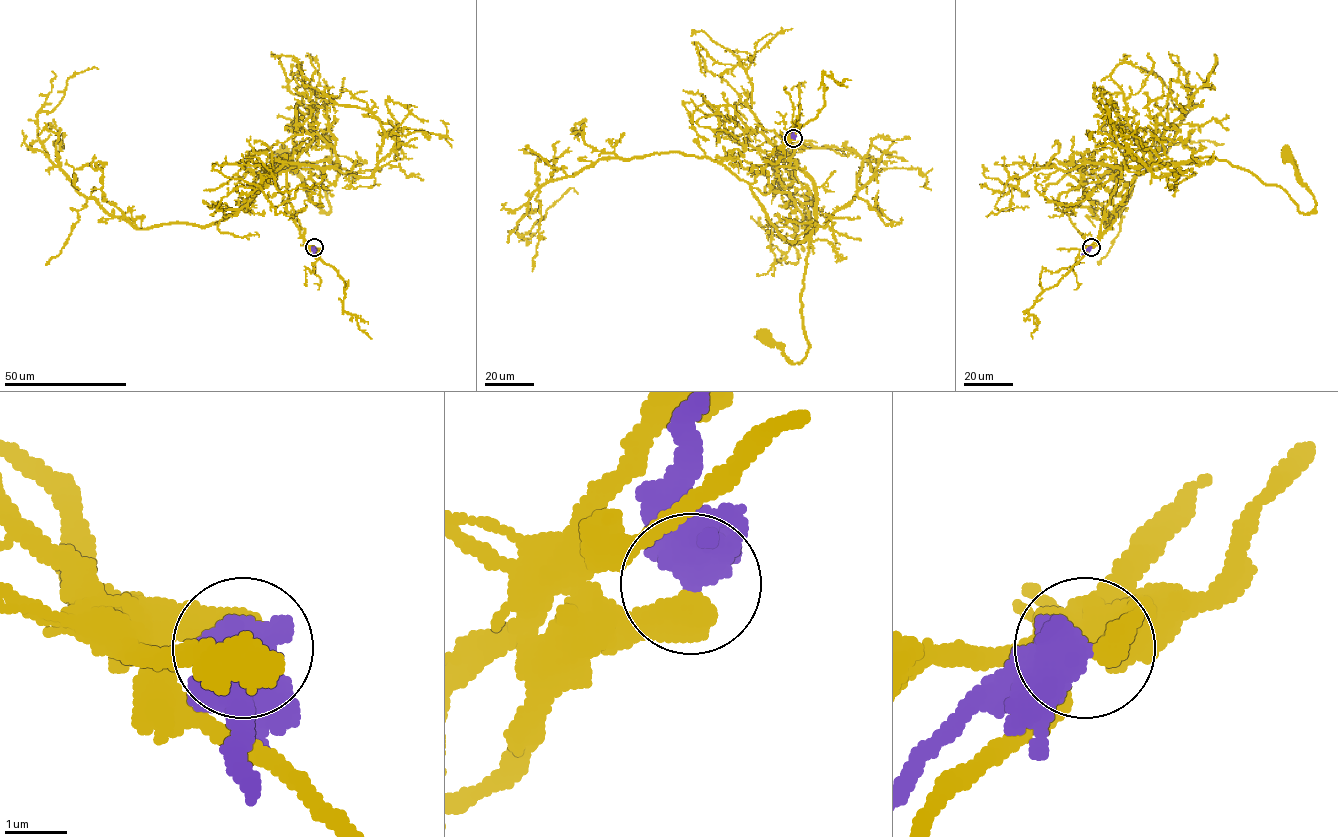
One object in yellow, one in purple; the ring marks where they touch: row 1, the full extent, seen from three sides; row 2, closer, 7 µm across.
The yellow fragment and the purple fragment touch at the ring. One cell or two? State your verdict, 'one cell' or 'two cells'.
one cell

